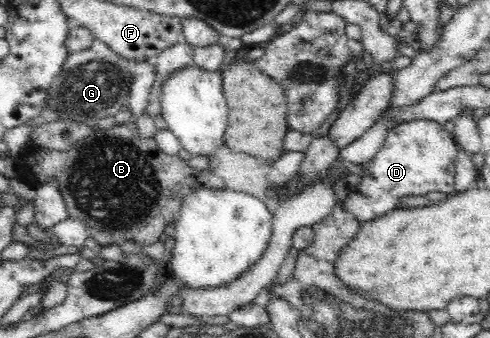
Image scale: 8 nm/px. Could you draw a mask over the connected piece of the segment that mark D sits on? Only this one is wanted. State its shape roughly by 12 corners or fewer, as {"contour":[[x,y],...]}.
{"contour":[[431,119],[399,123],[342,204],[361,224],[401,196],[449,195],[457,145]]}

